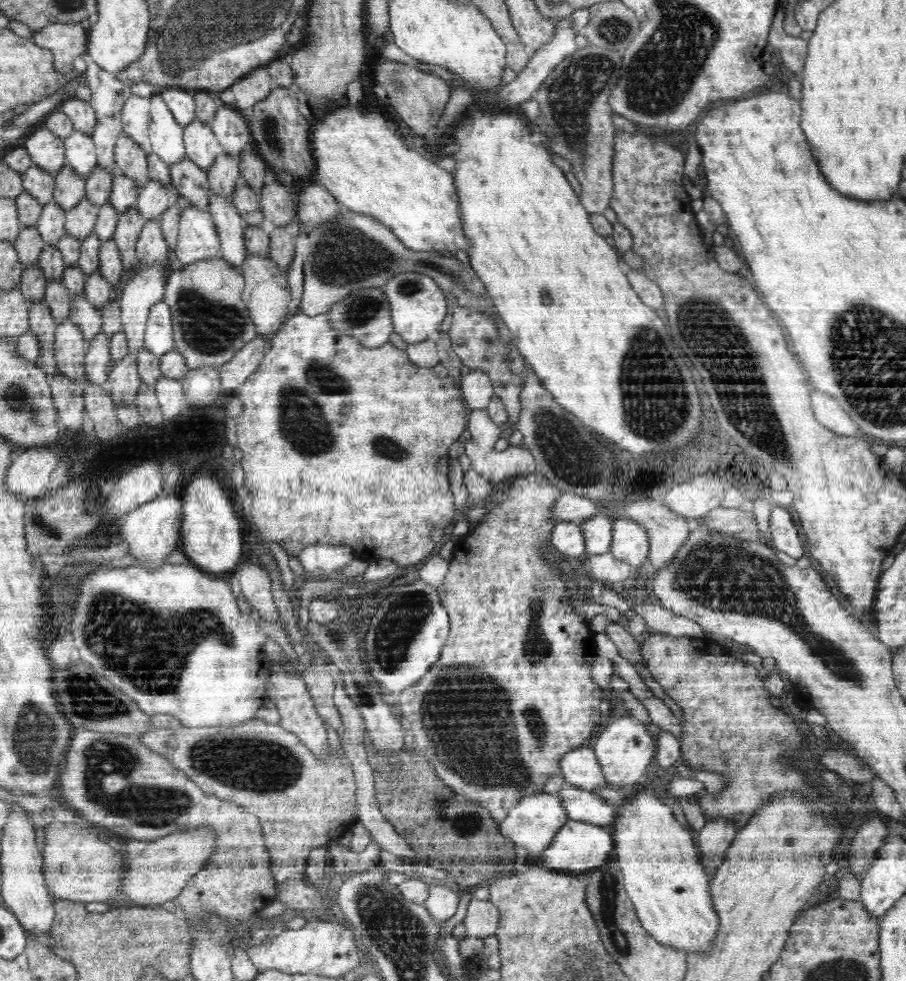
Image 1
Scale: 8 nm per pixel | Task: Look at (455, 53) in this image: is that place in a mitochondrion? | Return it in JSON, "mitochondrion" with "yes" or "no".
{"mitochondrion":"no"}

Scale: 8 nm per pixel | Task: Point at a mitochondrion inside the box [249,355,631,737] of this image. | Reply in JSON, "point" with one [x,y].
{"point":[574,460]}

